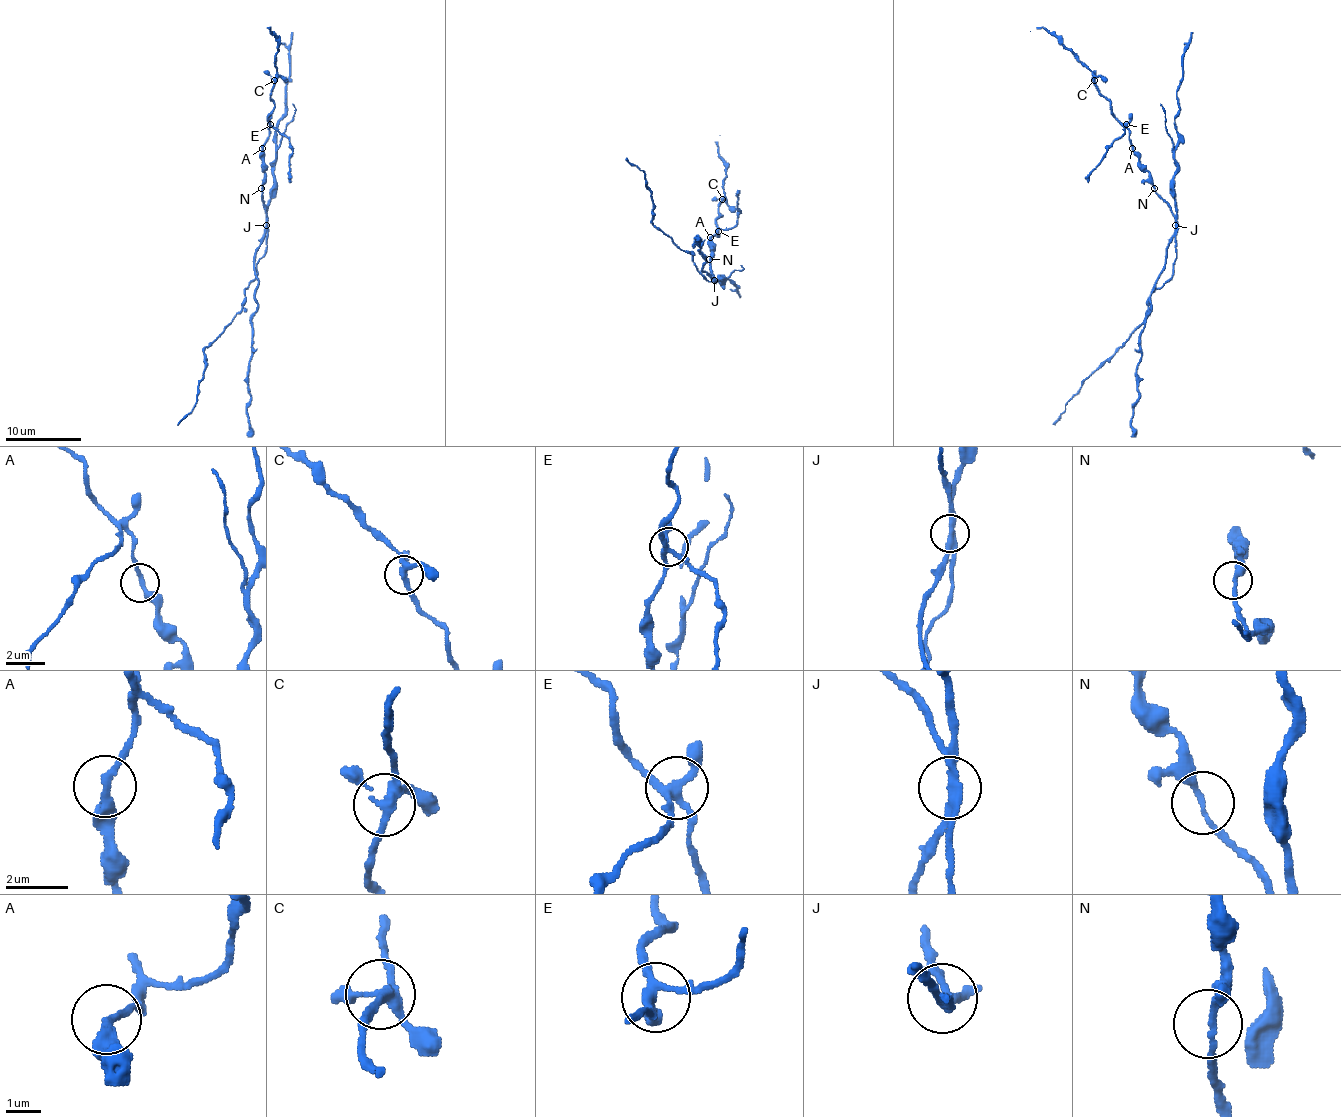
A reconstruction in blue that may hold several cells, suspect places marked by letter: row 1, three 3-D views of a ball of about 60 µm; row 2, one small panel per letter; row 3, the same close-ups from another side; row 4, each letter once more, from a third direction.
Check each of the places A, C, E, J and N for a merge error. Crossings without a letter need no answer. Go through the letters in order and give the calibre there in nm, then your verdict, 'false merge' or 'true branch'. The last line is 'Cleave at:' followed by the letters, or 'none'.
A: 280 nm thick; true branch
C: 260 nm thick; true branch
E: 240 nm thick; true branch
J: 320 nm thick; false merge
N: 180 nm thick; true branch
Cleave at: J

